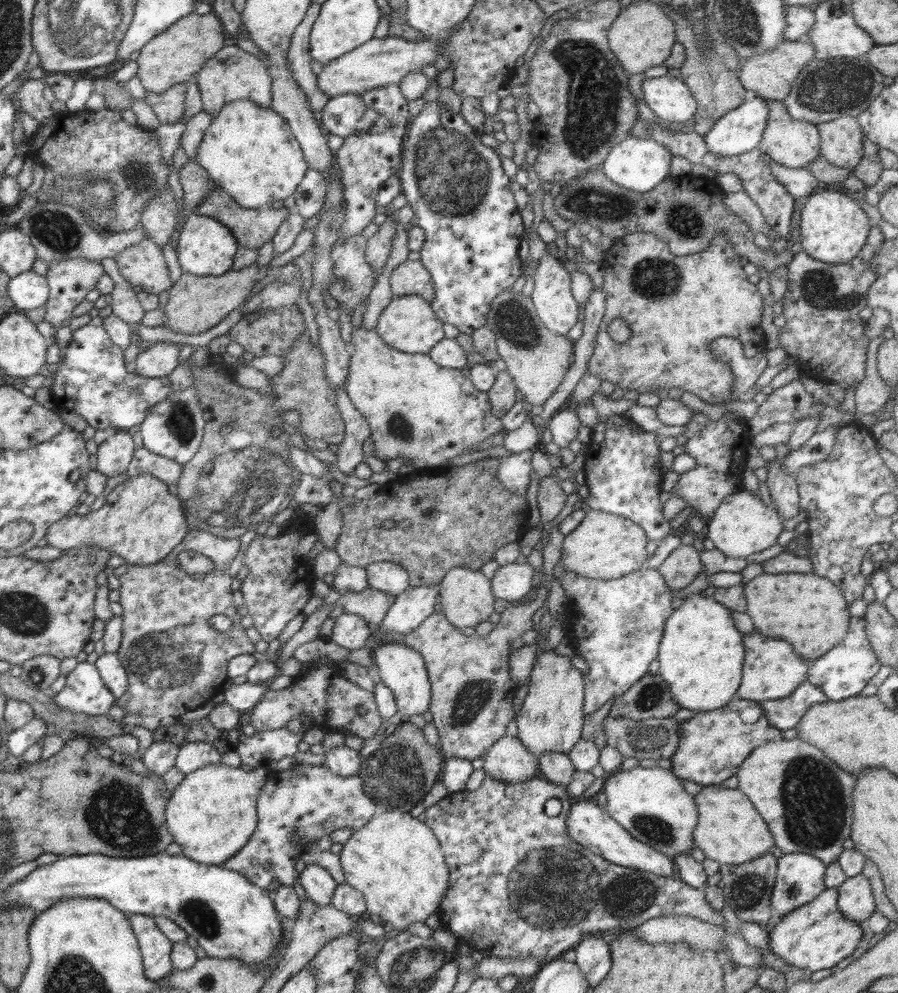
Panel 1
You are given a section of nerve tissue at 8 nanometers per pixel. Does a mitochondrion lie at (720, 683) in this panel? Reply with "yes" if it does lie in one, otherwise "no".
no

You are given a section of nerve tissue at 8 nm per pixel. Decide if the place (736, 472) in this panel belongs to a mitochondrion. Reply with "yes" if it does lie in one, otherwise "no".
no

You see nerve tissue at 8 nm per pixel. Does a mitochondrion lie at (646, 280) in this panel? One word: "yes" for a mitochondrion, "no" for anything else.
yes

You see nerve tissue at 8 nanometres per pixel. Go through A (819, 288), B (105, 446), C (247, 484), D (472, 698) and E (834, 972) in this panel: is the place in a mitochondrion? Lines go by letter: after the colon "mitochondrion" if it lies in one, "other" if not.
A: mitochondrion
B: other
C: mitochondrion
D: mitochondrion
E: other

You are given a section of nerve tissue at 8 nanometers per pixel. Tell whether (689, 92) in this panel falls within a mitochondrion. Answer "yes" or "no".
no

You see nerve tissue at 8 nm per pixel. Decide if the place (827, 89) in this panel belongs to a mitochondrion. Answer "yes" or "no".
yes

